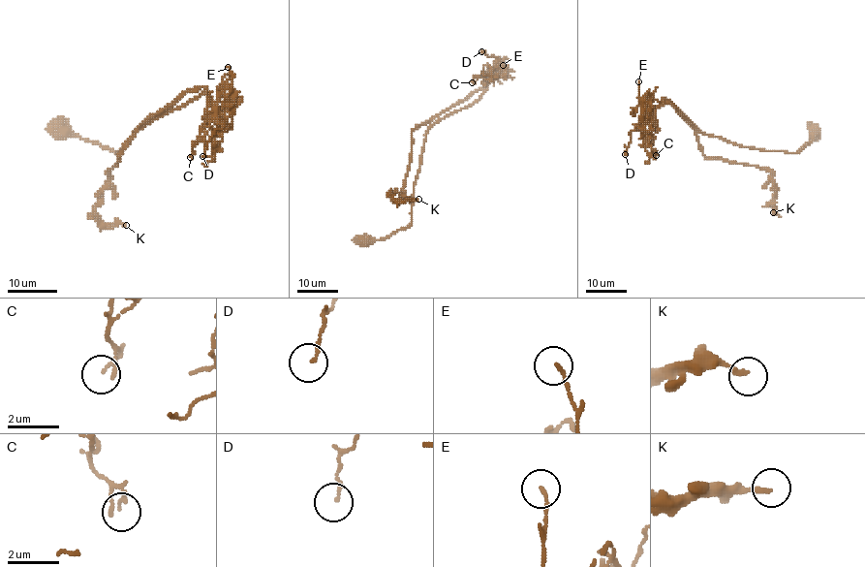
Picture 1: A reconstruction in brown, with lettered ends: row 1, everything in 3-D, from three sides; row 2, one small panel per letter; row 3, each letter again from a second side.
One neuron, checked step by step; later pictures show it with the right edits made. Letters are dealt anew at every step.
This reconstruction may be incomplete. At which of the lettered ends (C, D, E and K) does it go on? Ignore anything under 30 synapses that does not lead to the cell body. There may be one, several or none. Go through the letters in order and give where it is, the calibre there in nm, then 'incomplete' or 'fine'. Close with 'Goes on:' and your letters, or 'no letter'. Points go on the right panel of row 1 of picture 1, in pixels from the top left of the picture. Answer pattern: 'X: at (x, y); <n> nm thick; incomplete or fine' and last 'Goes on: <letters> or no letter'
C: at (656, 155); 150 nm thick; fine
D: at (625, 154); 110 nm thick; fine
E: at (638, 81); 110 nm thick; fine
K: at (773, 212); 190 nm thick; fine
Goes on: no letter

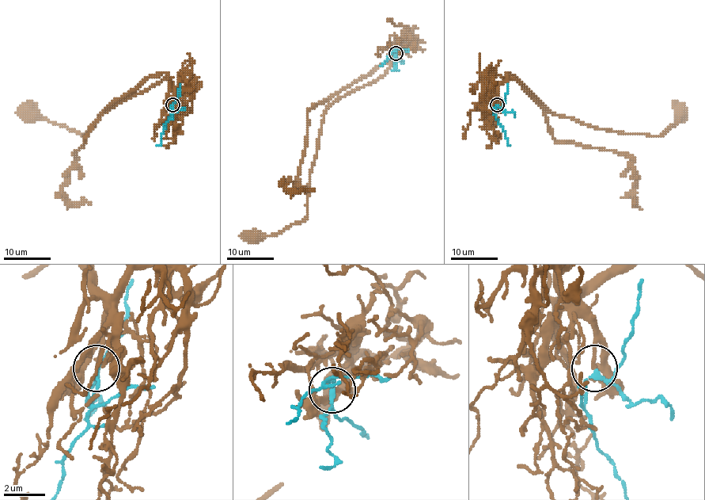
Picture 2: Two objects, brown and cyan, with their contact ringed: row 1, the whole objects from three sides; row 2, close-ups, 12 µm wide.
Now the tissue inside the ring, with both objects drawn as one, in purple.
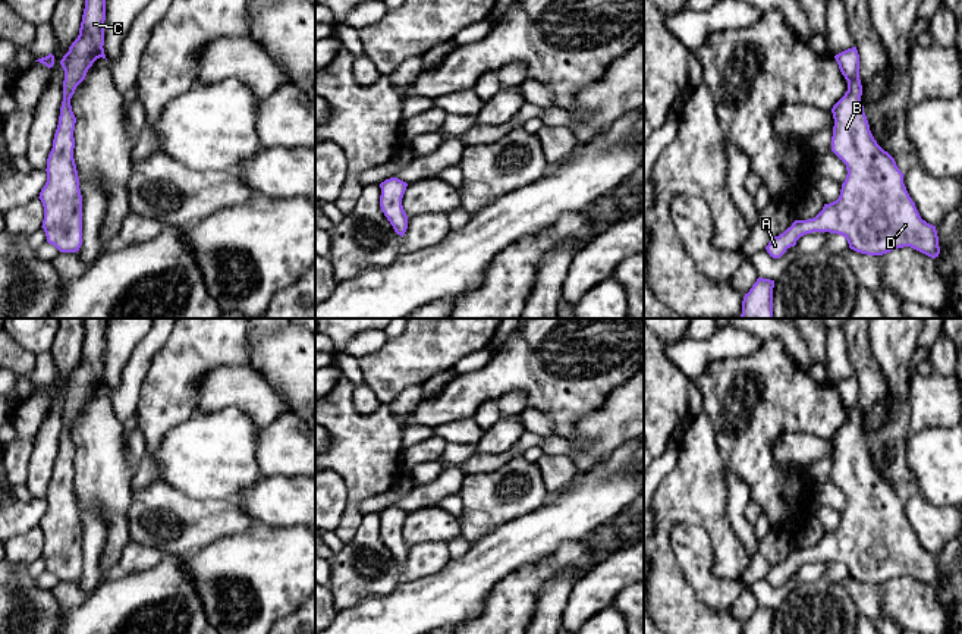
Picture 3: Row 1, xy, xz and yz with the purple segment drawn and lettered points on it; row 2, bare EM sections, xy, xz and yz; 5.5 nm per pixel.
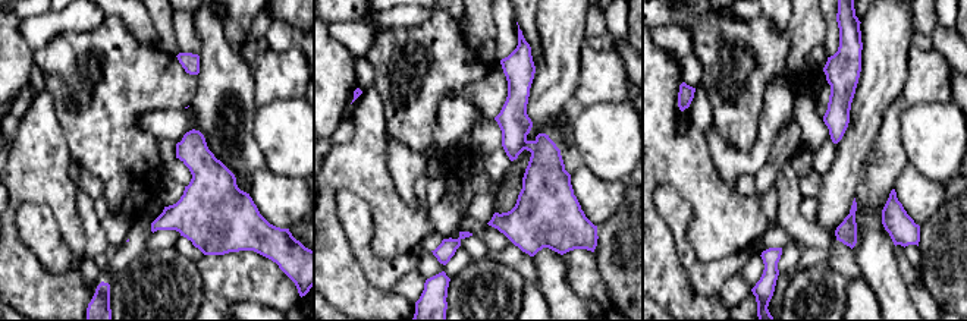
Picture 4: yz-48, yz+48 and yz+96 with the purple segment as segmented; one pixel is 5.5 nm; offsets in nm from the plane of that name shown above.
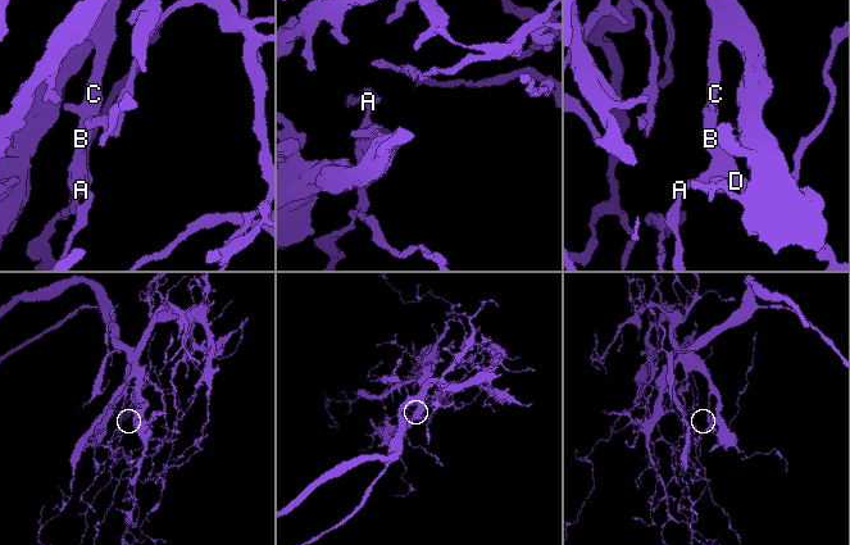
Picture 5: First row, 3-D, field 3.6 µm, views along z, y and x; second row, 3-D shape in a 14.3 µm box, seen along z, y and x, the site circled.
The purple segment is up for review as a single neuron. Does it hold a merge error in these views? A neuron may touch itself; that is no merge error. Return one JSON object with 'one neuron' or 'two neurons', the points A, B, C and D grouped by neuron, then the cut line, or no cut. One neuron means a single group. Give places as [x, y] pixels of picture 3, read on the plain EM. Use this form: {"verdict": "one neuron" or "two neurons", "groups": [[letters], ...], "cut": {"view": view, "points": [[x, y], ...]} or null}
{"verdict": "one neuron", "groups": [["A", "B", "C", "D"]], "cut": null}

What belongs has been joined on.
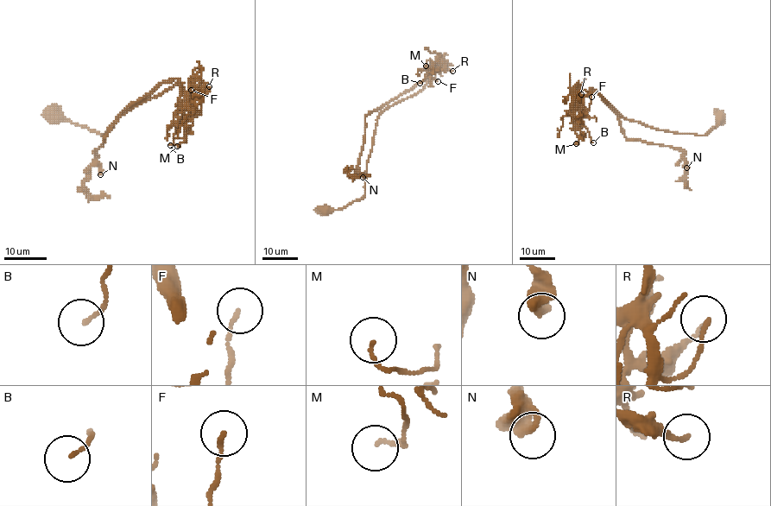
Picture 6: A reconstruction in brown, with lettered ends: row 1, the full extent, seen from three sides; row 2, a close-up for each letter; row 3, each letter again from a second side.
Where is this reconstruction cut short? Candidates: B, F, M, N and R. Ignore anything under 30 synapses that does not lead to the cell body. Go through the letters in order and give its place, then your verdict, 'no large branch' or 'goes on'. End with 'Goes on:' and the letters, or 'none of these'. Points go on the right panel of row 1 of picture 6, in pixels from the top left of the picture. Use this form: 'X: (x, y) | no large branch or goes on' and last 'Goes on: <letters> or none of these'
B: (593, 142) | no large branch
F: (591, 97) | no large branch
M: (576, 143) | no large branch
N: (686, 167) | no large branch
R: (581, 94) | no large branch
Goes on: none of these

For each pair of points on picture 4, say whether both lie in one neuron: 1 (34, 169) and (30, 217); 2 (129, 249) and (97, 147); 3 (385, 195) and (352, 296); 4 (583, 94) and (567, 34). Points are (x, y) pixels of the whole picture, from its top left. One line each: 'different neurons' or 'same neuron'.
1: different neurons
2: different neurons
3: same neuron
4: different neurons

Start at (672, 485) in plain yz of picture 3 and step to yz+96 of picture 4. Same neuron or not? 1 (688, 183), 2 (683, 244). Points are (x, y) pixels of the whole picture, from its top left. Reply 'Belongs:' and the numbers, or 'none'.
Belongs: 1

